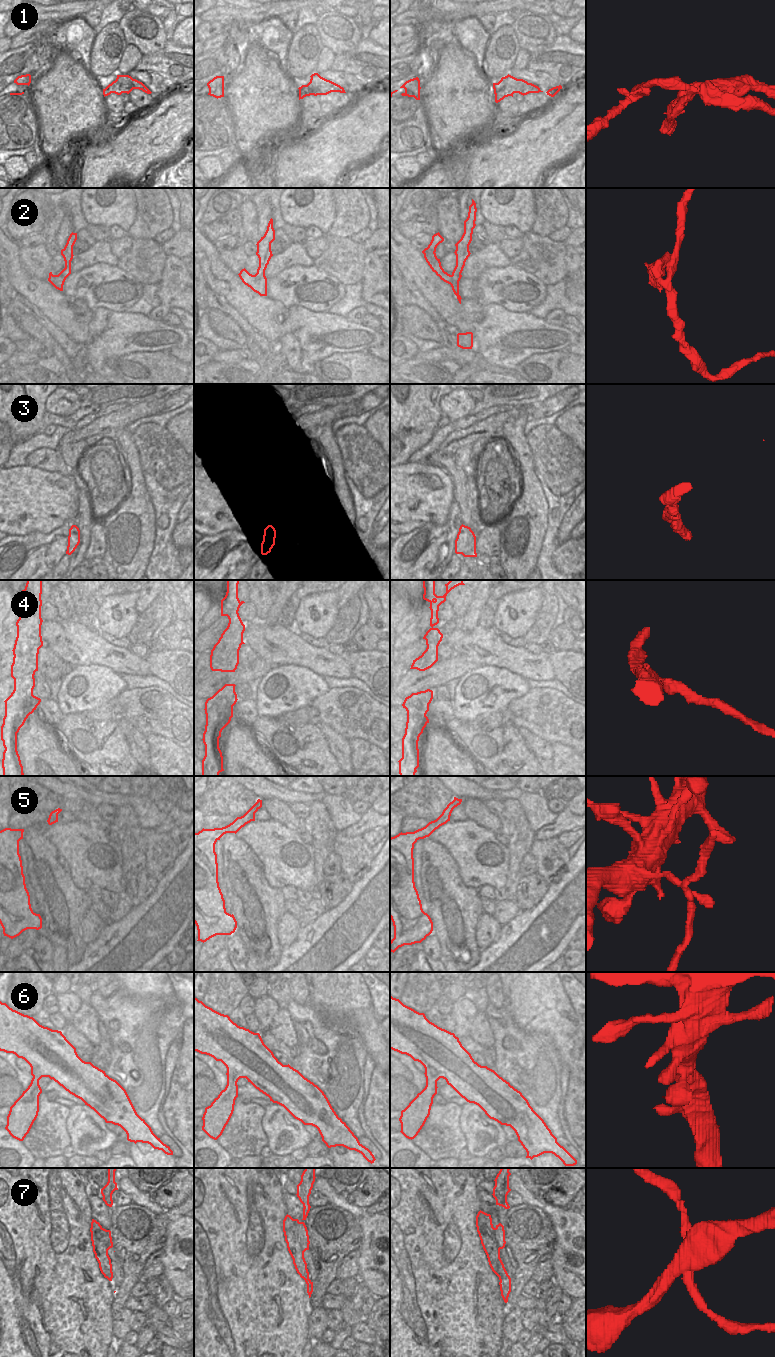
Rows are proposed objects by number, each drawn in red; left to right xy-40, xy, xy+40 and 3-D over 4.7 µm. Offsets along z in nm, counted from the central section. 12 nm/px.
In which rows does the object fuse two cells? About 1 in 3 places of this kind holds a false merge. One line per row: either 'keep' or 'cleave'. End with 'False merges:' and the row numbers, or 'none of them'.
1: cleave
2: cleave
3: keep
4: cleave
5: cleave
6: keep
7: cleave
False merges: 1, 2, 4, 5, 7

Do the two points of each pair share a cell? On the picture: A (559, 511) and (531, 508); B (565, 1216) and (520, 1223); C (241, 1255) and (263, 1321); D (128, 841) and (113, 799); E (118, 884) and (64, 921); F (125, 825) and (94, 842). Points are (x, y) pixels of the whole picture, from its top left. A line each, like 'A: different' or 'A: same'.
A: different
B: different
C: same
D: different
E: different
F: different

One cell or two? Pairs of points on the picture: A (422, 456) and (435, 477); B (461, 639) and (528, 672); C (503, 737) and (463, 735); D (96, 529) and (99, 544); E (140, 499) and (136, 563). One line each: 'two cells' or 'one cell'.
A: two cells
B: one cell
C: one cell
D: one cell
E: one cell

